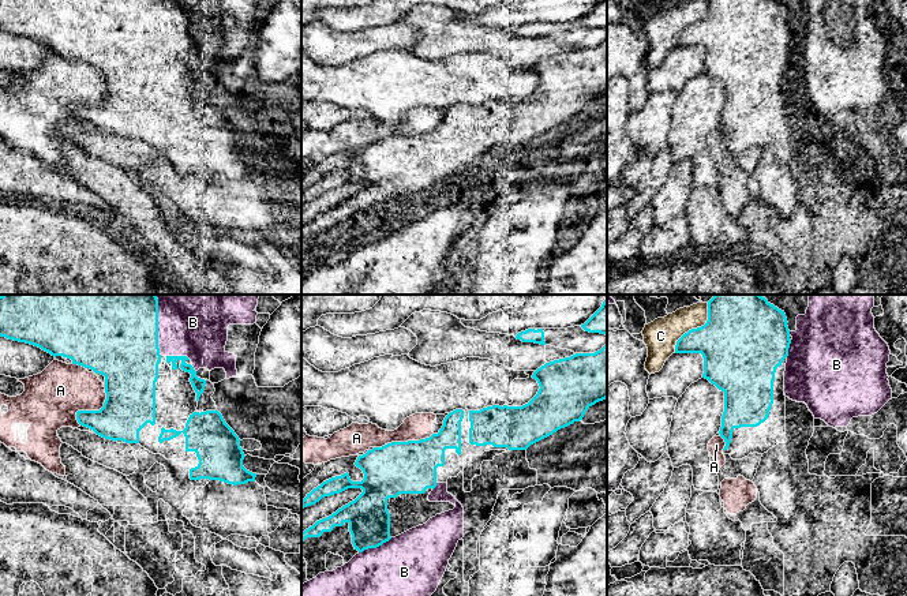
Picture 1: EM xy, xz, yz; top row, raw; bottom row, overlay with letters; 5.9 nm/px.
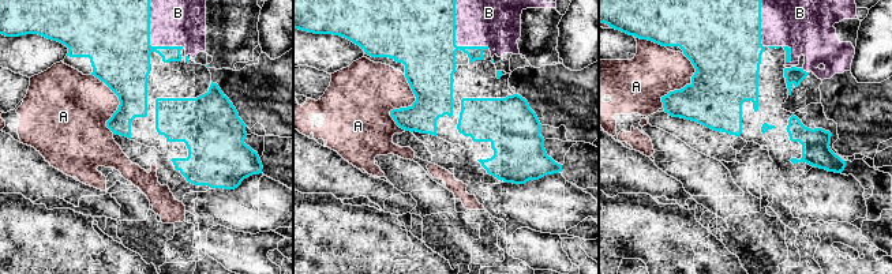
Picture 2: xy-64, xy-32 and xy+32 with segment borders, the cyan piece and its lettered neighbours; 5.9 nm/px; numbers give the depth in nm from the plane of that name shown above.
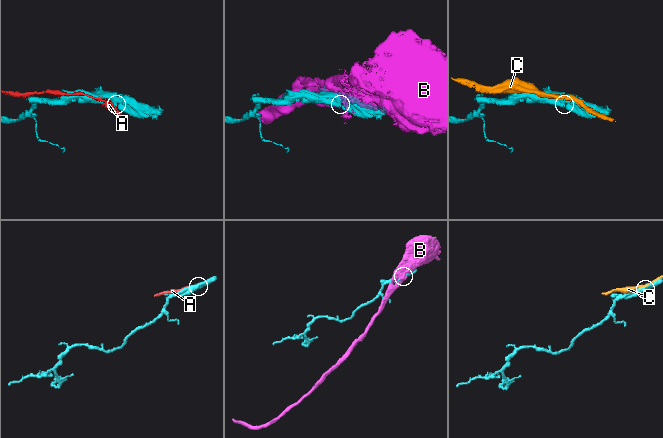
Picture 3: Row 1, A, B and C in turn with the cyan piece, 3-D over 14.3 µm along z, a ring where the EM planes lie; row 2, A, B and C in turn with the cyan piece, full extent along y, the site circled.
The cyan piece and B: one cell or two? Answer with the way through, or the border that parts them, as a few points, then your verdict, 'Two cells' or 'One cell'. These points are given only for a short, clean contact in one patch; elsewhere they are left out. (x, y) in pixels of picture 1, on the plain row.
Two cells

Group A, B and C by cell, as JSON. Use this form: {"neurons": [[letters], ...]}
{"neurons": [["A"], ["B"], ["C"]]}

